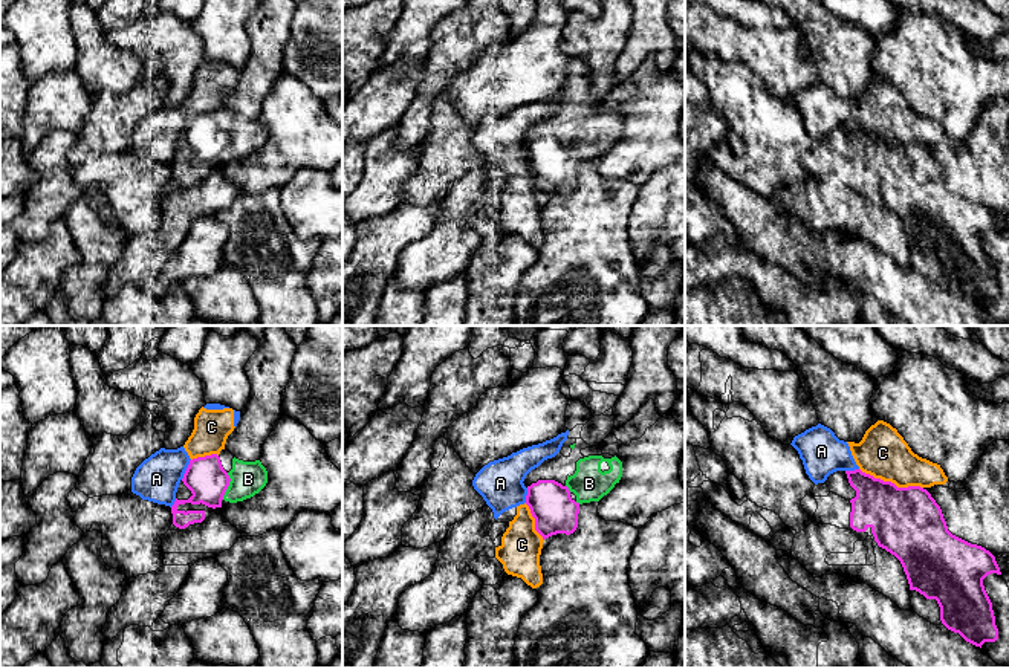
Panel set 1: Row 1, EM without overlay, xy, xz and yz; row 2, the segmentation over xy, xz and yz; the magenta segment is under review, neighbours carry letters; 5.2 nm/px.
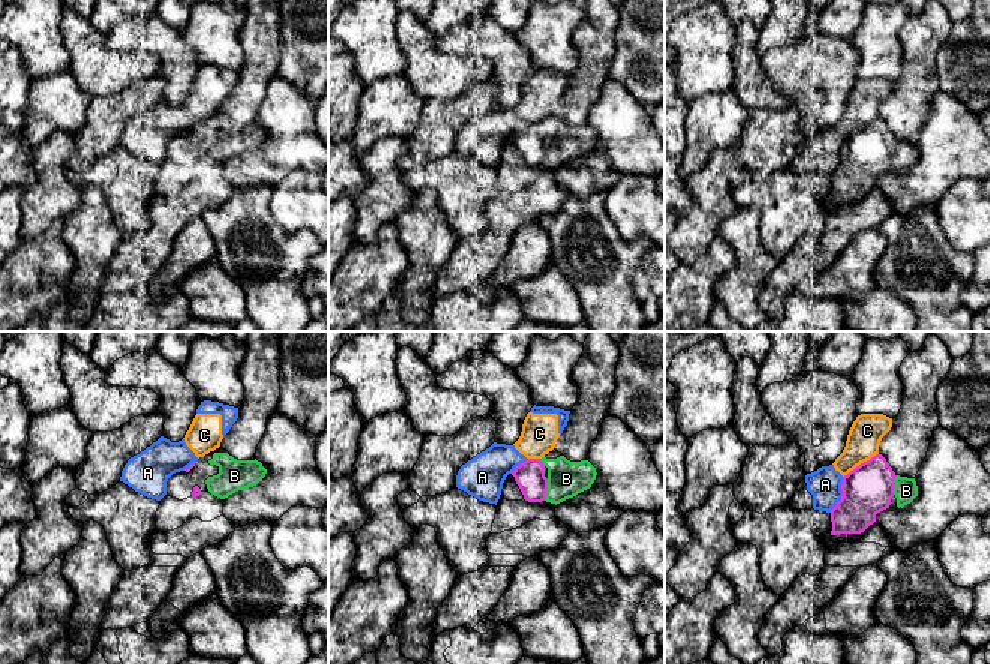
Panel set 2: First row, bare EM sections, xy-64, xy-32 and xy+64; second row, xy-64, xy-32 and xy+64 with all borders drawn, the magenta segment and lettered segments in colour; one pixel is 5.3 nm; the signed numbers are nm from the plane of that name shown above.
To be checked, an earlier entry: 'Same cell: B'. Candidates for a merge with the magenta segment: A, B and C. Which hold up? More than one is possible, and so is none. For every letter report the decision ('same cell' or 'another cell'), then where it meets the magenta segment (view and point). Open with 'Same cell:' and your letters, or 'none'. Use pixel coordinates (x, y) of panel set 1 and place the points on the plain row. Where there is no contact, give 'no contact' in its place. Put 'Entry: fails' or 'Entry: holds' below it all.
Same cell: B
A: another cell; meets magenta in xy at (187, 127)
B: same cell; meets magenta in xy at (228, 142)
C: another cell; meets magenta in yz at (890, 139)
Entry: holds

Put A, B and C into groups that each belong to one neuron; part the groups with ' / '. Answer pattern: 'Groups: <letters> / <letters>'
Groups: A C / B

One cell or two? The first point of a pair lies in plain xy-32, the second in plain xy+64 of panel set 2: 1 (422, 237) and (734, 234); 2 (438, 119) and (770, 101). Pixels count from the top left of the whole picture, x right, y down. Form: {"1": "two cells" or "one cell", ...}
{"1": "one cell", "2": "two cells"}

